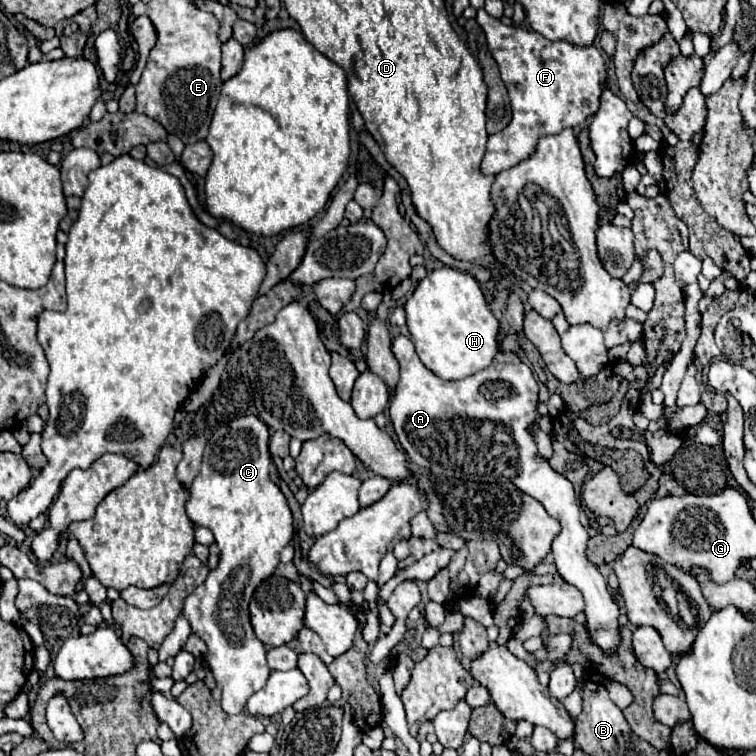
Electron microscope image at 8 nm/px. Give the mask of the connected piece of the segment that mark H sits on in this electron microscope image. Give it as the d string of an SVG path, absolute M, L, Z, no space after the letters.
M441 267L441 269L429 271L425 275L425 279L415 287L413 295L407 299L405 313L407 313L409 335L411 335L411 341L415 343L421 363L441 379L457 381L457 379L469 377L469 375L485 369L499 351L499 347L497 347L499 323L493 317L493 313L489 311L479 283L469 273L461 273L451 267Z

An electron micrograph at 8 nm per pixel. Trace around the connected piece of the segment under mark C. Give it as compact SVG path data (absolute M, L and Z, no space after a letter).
M241 417L231 421L229 425L219 427L205 447L203 465L191 485L191 499L187 501L189 519L195 525L203 525L213 531L215 541L221 547L221 555L217 567L211 569L207 579L185 599L183 615L191 623L193 633L207 643L205 663L209 671L215 675L217 687L223 691L221 707L227 713L241 713L245 709L247 699L253 693L257 693L261 687L265 687L269 679L271 669L265 661L267 649L255 637L255 631L251 627L249 601L255 589L263 583L263 579L273 575L275 567L279 565L281 549L293 537L293 517L287 499L283 497L281 489L269 479L271 457L269 457L267 441L269 441L269 429L257 417Z

